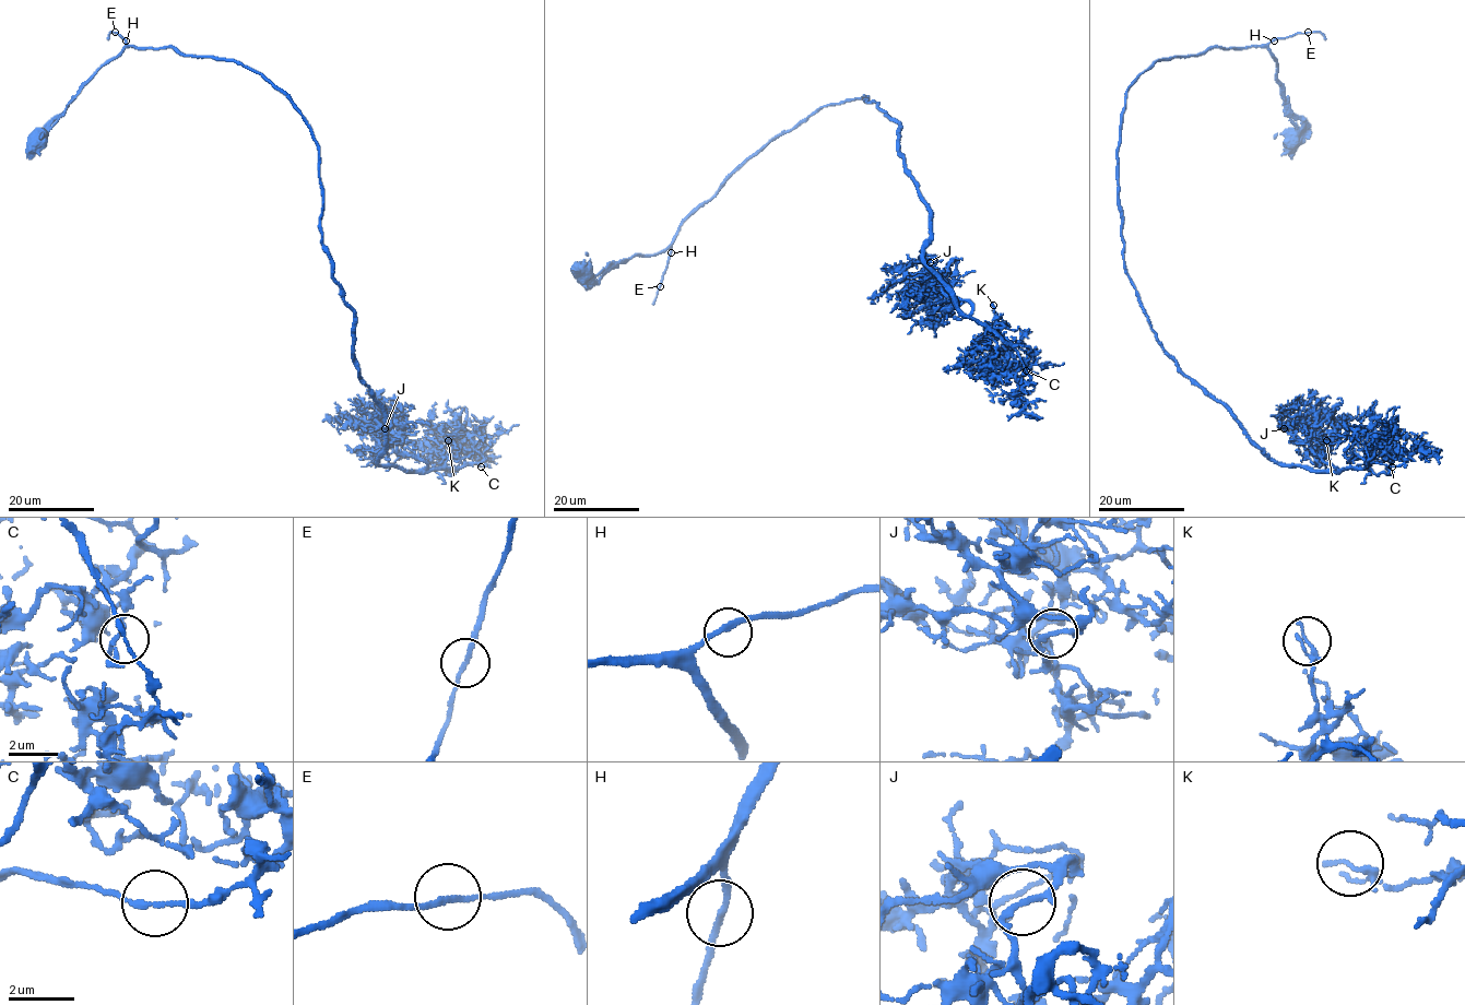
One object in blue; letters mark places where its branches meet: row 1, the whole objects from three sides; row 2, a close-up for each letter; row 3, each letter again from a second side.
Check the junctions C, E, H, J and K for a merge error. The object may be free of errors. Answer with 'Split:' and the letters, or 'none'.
Split: none

